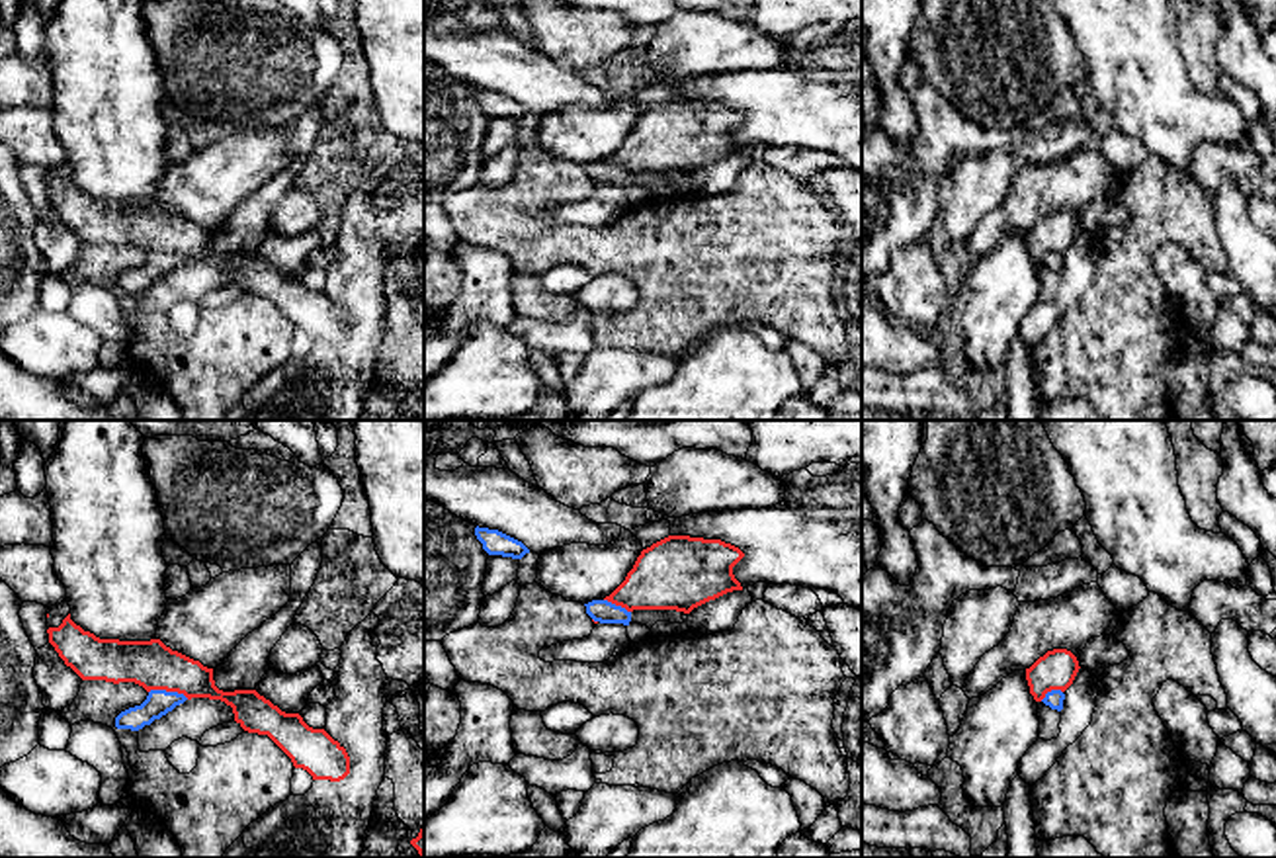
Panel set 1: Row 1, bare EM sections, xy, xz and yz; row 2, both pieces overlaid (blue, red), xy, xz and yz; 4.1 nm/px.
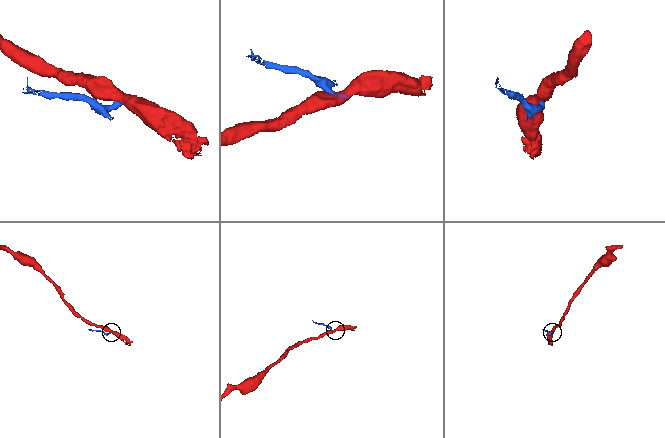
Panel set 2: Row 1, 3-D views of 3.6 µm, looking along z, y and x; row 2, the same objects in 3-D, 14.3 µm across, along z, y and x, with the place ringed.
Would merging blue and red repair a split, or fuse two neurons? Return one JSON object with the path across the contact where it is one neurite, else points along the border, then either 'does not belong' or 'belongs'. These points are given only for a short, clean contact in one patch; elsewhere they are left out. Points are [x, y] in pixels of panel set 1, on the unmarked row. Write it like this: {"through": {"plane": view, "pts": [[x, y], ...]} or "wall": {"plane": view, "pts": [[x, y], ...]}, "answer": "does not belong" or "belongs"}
{"wall": {"plane": "xy", "pts": [[149, 253], [176, 253], [188, 260]]}, "answer": "does not belong"}

